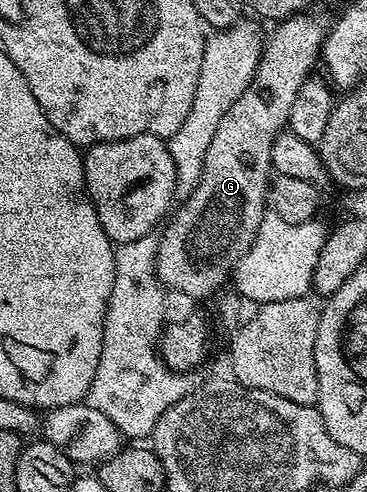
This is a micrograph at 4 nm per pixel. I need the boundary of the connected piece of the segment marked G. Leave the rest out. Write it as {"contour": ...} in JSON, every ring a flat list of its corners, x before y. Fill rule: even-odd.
{"contour":[[293,16,290,24,281,21,273,34,271,31,264,47,264,55,248,90,242,92,242,96,238,96,234,104,230,104,226,116,222,116,222,124,218,124,218,132,214,132,210,140,210,148,206,148,200,185,187,200,181,201,184,202,181,206,179,203,175,207,171,215,172,227,169,228,168,235,160,238,158,255,158,273,169,291,177,290,180,294,200,298,211,290,222,289,227,282,229,285,236,265,242,260,242,256,246,256,258,236,258,228,269,205,268,191,274,174,272,145,287,127,290,108,294,108,294,100,298,97,298,88,302,88,305,80,315,71,312,69,321,61,324,40,330,29,327,21,319,23,314,18,304,17,308,16]]}

